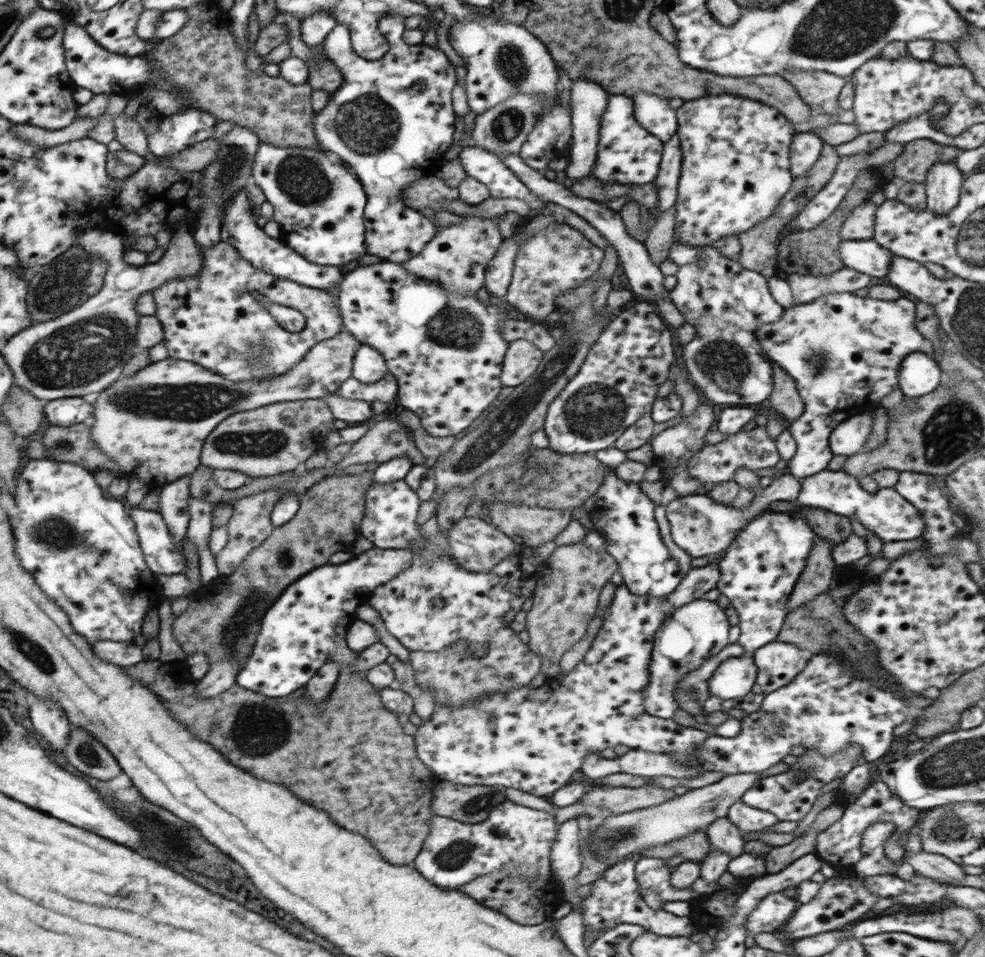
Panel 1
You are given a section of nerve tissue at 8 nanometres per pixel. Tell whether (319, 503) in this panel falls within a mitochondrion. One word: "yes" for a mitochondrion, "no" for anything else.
yes

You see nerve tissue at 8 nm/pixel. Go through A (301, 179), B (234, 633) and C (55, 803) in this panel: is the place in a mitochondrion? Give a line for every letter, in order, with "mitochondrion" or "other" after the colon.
A: mitochondrion
B: mitochondrion
C: other

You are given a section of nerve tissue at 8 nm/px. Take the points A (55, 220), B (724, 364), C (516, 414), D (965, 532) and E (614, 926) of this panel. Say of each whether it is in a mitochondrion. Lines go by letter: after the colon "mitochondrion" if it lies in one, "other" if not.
A: other
B: mitochondrion
C: mitochondrion
D: other
E: other

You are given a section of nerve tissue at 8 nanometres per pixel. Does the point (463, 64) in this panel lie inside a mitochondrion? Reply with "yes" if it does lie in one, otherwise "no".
no

